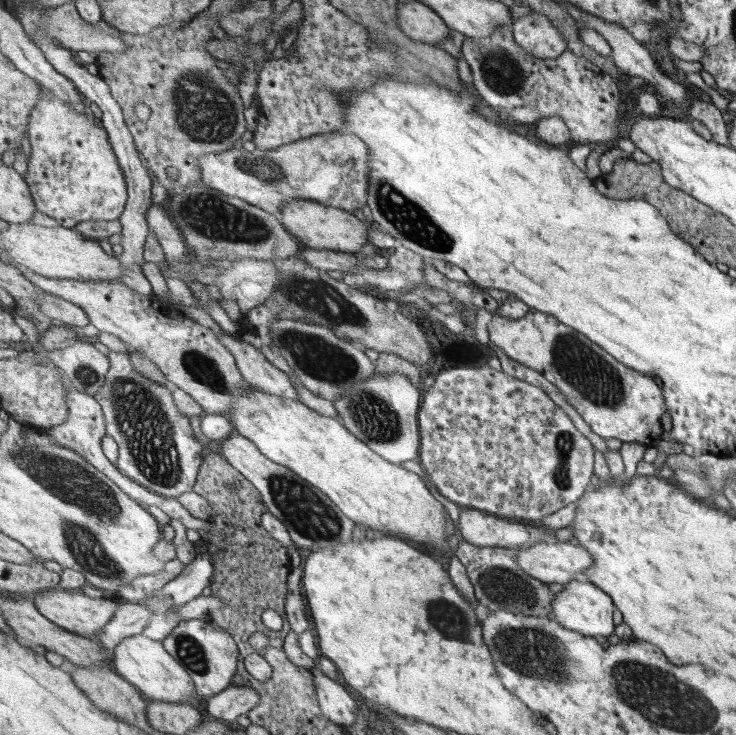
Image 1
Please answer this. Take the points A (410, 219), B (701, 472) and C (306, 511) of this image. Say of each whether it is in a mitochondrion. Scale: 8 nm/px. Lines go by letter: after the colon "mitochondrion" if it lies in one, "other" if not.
A: mitochondrion
B: mitochondrion
C: mitochondrion

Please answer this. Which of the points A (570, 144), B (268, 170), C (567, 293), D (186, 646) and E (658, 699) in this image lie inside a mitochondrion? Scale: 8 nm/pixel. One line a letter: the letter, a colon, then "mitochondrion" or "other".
A: other
B: mitochondrion
C: other
D: mitochondrion
E: mitochondrion

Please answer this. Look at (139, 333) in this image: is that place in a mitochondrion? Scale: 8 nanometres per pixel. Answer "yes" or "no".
no

